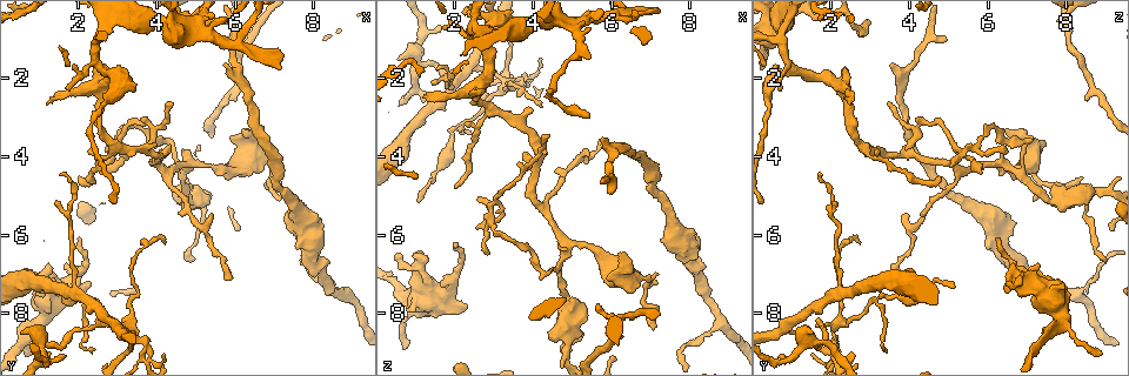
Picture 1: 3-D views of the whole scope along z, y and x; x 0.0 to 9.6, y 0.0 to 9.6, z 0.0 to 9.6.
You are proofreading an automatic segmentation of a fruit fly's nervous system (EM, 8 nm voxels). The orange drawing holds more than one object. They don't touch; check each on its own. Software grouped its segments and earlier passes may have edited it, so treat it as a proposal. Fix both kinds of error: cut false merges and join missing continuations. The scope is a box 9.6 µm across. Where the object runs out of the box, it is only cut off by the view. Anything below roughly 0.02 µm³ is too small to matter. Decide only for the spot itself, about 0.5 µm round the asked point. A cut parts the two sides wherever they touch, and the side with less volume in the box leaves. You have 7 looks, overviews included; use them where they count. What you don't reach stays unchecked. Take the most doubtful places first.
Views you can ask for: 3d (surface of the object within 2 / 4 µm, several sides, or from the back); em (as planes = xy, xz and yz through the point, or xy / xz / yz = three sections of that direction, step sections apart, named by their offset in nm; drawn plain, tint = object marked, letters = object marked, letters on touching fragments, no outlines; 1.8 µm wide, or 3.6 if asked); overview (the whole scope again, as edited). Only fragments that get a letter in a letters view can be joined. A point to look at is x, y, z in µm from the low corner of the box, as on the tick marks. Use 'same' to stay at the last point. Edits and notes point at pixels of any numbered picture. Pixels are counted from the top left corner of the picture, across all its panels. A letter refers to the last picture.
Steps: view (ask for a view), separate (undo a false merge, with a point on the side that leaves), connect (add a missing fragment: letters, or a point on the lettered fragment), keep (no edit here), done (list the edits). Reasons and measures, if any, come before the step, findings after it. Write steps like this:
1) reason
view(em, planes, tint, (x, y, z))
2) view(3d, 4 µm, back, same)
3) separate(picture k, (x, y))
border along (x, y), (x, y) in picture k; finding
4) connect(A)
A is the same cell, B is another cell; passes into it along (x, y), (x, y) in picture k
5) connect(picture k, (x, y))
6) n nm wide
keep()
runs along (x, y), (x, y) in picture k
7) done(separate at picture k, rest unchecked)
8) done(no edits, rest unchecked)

view(em, planes, tint, (2.90, 3.70, 5.65))

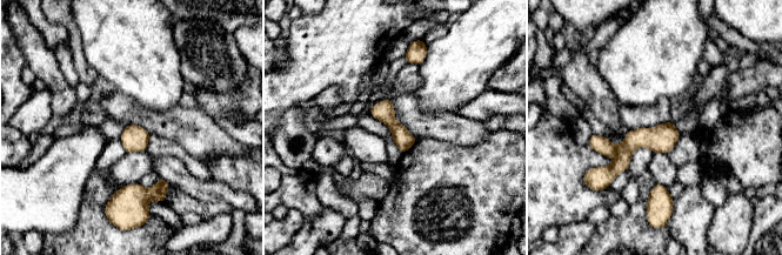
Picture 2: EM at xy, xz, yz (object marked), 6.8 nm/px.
view(em, planes, letters, same)

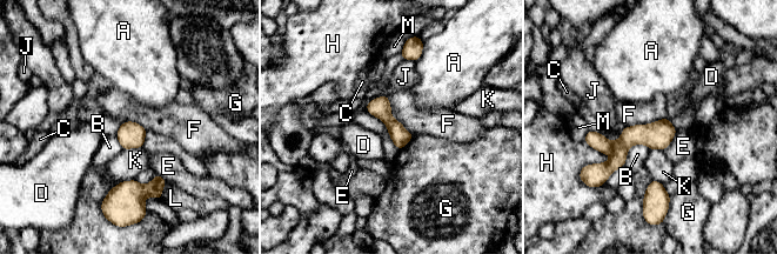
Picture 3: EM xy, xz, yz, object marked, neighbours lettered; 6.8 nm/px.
keep()
A, B, C, D, E, F, G, H, J, K, L and M are other cells; border along (387, 94), (390, 114), (414, 135) in picture 3; continuous, no second neuron

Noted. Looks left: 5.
sharp bend
view(em, 3.6 µm, xz, step 8, tint, (3.65, 9.10, 2.15))

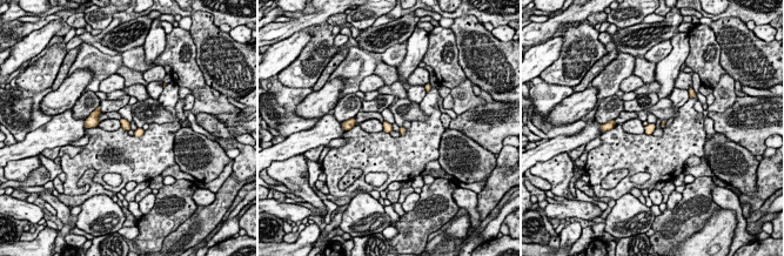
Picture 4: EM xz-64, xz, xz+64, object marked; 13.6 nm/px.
another direction
view(em, 3.6 µm, planes, tint, same)

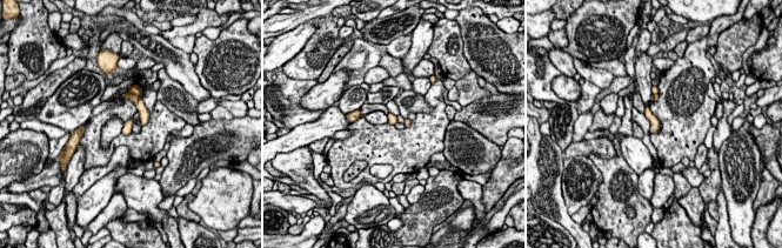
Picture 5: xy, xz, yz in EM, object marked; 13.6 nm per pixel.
view(em, 3.6 µm, planes, letters, same)

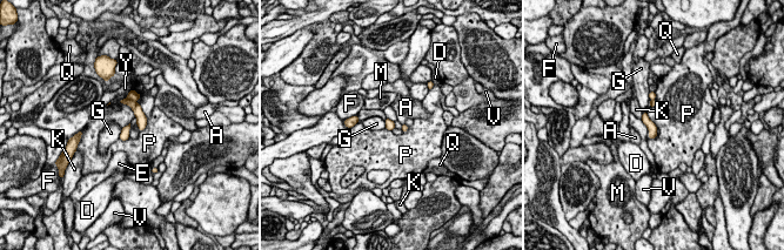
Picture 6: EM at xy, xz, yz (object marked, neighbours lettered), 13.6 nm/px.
keep()
A, D, E, F, G, K, M, P, Q, V and Y are other cells; border along (131, 123), (128, 137) in picture 6; continuous, no second neuron

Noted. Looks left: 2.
done(no edits, rest unchecked)

